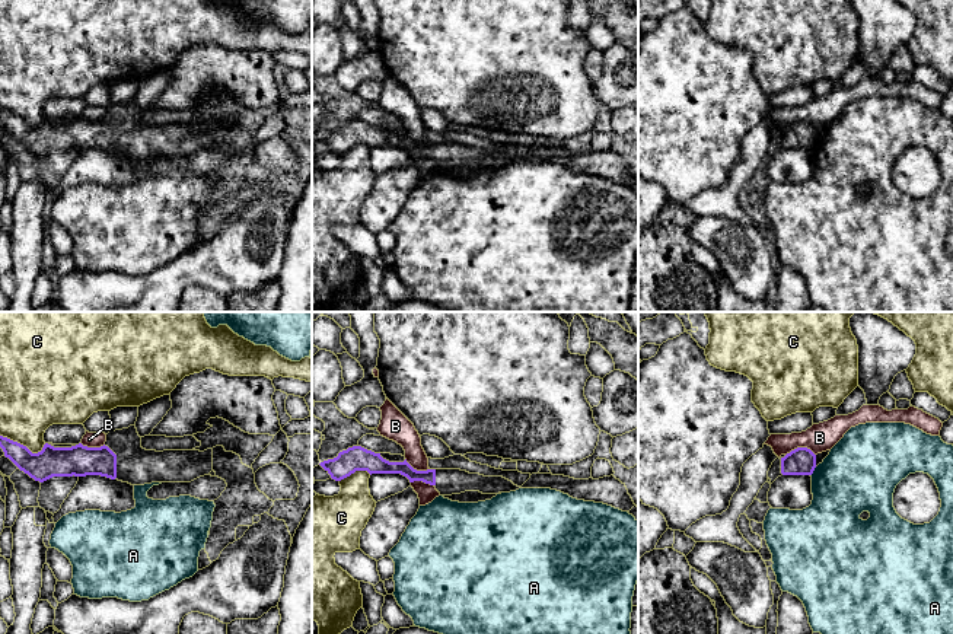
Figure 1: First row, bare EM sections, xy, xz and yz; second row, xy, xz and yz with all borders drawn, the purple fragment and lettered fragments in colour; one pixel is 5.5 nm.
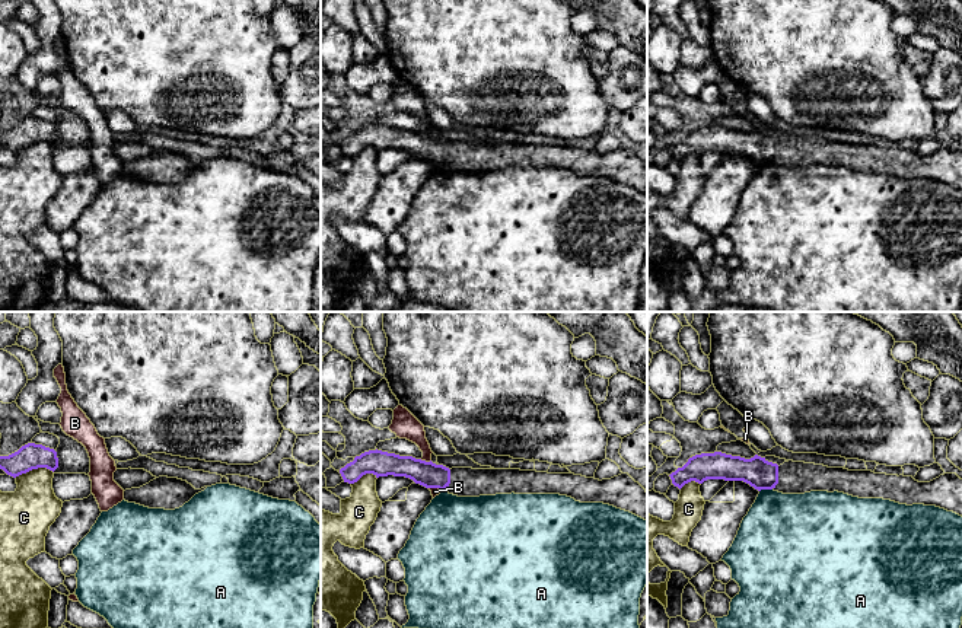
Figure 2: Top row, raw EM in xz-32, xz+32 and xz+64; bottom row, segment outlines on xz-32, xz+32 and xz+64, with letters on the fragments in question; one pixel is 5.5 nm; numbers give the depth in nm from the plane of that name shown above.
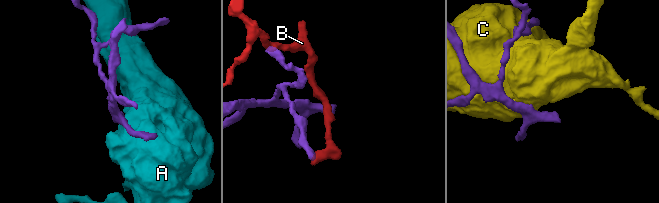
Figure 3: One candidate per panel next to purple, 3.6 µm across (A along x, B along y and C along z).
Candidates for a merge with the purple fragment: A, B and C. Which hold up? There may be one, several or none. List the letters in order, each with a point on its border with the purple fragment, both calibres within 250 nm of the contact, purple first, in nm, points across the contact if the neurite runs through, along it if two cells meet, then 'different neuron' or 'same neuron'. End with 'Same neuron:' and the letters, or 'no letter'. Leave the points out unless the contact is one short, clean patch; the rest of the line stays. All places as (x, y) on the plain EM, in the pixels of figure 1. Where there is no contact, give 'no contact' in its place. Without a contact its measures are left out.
A: contact yz (813, 143); calibres 160 and 400 nm; different neuron
B: contact yz (800, 121); calibres 160 and 160 nm; border yz (815, 127), (806, 121), (794, 121), (786, 128); different neuron
C: contact xy (22, 118); calibres 160 and 340 nm; different neuron
Same neuron: no letter

